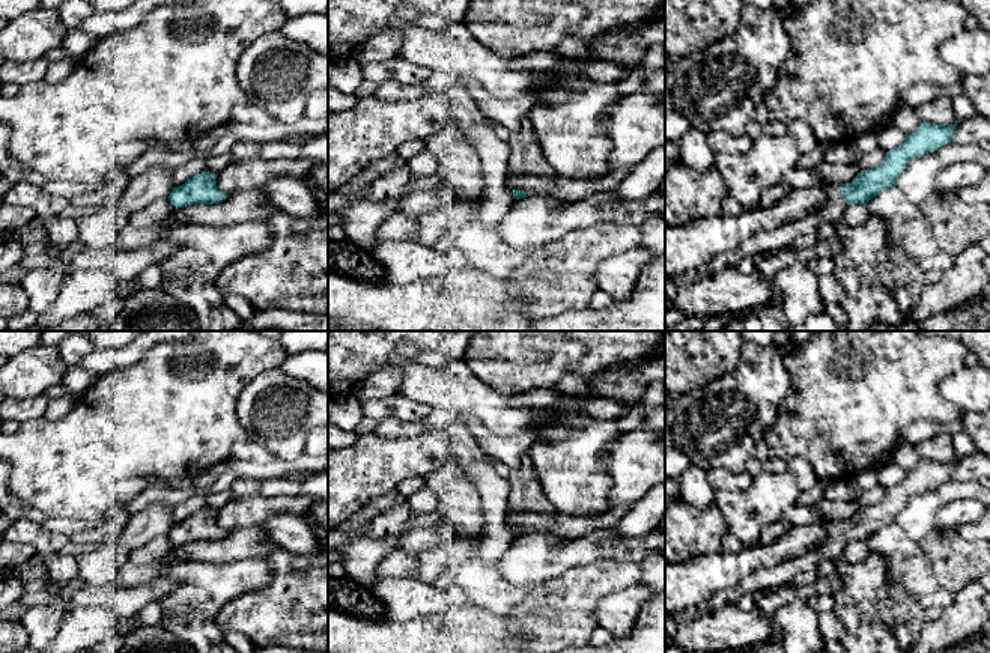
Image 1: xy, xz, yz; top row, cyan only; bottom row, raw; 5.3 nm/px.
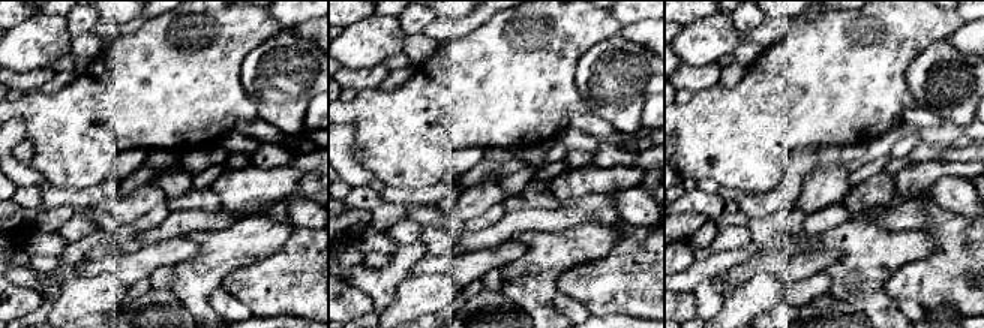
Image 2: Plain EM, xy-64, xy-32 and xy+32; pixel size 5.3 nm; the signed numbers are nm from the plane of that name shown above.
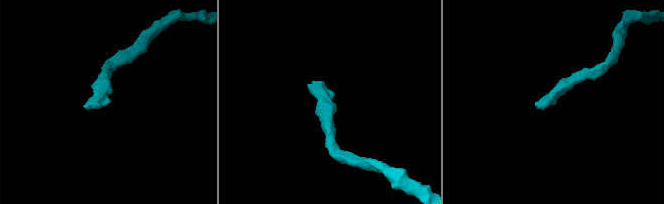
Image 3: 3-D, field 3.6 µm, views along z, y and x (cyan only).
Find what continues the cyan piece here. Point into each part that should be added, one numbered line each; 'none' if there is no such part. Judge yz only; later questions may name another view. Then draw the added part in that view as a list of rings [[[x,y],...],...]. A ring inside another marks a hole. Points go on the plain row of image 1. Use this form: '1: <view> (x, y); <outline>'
1: yz (763, 580); [[[841,522],[831,524],[828,527],[828,537],[818,548],[805,552],[797,558],[785,560],[776,566],[761,567],[742,579],[734,588],[722,590],[697,606],[676,611],[676,614],[680,620],[694,620],[700,615],[716,612],[728,603],[736,605],[743,594],[754,596],[791,584],[797,573],[815,572],[815,567],[821,560],[837,561],[843,558],[847,543],[849,542],[841,533]]]

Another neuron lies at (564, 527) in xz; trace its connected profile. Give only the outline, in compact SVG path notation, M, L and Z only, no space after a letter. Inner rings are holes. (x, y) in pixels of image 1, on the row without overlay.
M632 504L620 506L599 516L543 515L539 512L507 512L507 524L527 533L554 534L563 540L575 540L596 530L611 530L630 510Z

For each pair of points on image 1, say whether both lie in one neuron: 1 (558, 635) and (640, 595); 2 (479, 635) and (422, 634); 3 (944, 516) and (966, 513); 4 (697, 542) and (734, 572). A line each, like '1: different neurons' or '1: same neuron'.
1: different neurons
2: same neuron
3: same neuron
4: different neurons

